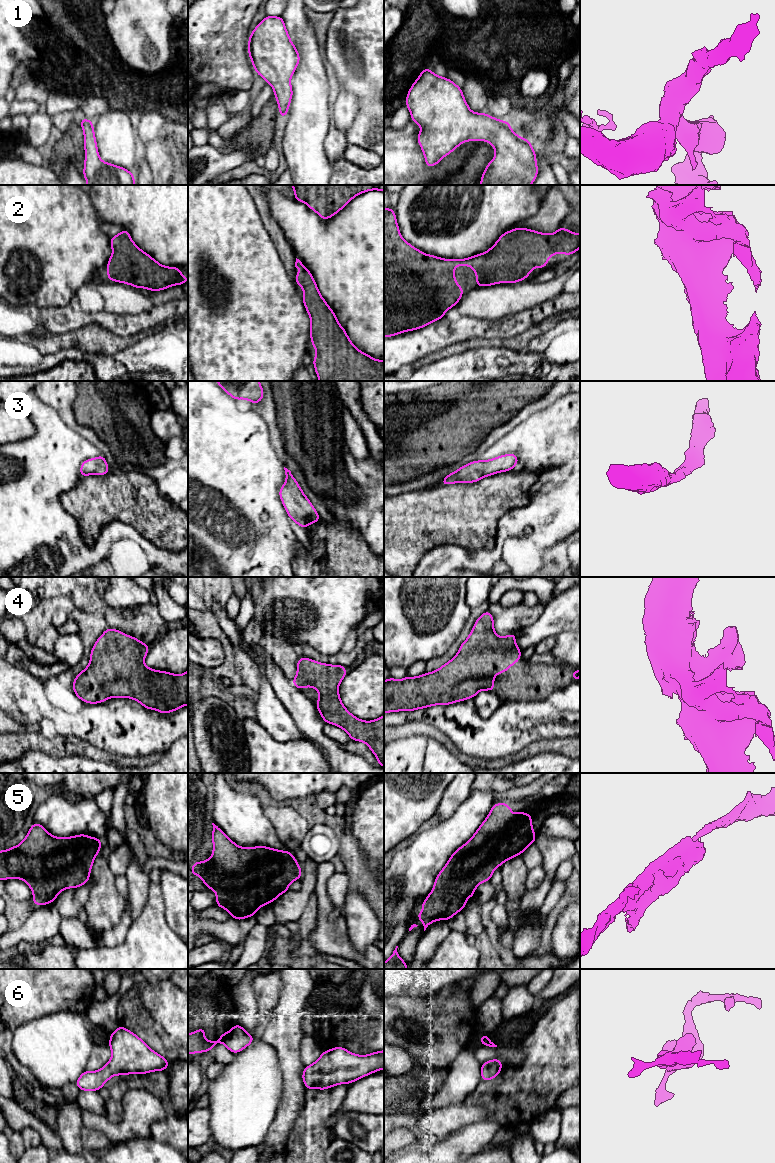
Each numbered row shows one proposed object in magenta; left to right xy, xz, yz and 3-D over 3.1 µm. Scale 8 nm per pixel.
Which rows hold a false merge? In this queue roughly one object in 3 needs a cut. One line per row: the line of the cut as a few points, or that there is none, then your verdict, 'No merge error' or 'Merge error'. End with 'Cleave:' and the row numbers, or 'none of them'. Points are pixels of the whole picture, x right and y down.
1: No split. No merge error
2: No split. No merge error
3: No split. No merge error
4: No split. No merge error
5: No split. No merge error
6: No split. No merge error
Cleave: none of them

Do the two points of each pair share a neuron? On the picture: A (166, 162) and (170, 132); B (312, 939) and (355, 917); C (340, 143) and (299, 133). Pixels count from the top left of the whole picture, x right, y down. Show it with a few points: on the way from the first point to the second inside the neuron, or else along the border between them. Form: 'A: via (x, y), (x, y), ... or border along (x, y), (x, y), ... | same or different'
A: via (170, 155), (170, 139) | same
B: border along (343, 916), (346, 922), (347, 935), (352, 945) | different
C: border along (329, 127), (324, 141), (324, 152), (331, 162) | different

